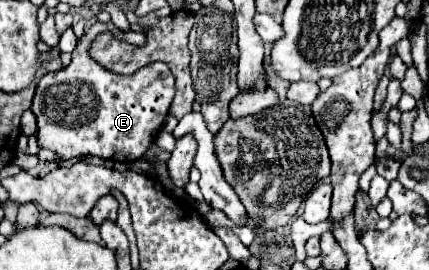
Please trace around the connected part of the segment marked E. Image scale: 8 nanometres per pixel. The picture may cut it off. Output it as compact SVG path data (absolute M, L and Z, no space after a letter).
M95 22L77 42L71 64L59 72L49 72L39 80L31 110L37 116L39 146L49 148L63 158L91 154L131 164L143 156L165 122L175 96L175 78L163 62L147 64L131 76L117 76L115 72L107 72L107 68L99 68L99 64L87 56L87 48L91 48L91 40L105 30L129 44L145 44L147 40L143 32L123 32L111 22Z

